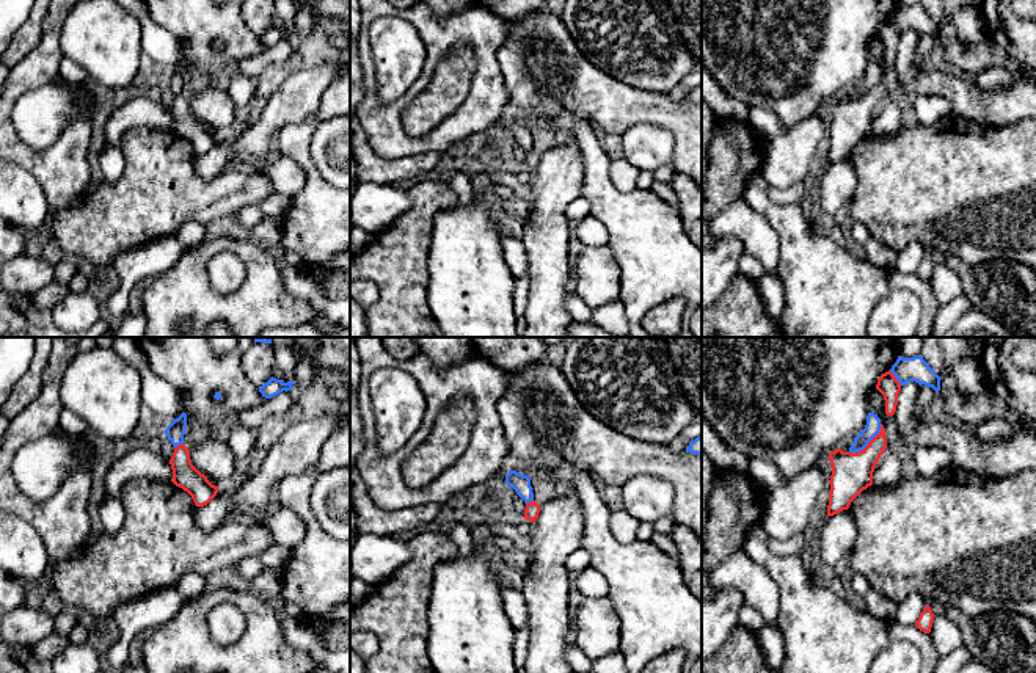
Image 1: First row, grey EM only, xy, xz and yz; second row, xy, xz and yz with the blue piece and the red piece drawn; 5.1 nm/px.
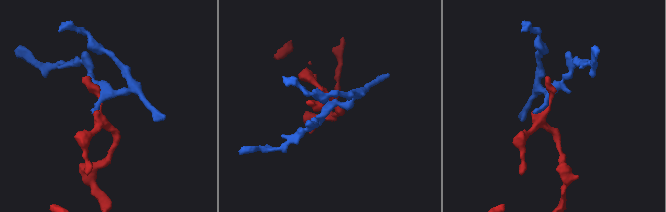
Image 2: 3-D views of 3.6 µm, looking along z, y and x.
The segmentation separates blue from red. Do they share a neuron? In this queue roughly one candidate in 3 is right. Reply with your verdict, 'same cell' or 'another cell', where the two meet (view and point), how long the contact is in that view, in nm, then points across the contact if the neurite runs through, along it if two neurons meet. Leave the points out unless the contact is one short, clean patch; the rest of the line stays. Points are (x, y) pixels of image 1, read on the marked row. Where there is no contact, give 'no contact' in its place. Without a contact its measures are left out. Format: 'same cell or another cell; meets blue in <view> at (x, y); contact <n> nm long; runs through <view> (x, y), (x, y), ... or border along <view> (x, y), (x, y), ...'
another cell; meets blue in yz at (868, 441); contact 220 nm long

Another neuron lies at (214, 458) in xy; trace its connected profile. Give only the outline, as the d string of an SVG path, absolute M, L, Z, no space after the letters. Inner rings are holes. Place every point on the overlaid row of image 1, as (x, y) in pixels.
M215 435L206 441L193 444L190 460L192 464L218 488L226 486L237 478L237 458L226 439L220 439Z

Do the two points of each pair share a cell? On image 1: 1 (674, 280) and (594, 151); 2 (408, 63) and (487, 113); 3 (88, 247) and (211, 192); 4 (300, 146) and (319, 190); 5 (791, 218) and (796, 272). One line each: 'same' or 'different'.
1: same
2: different
3: same
4: same
5: same

